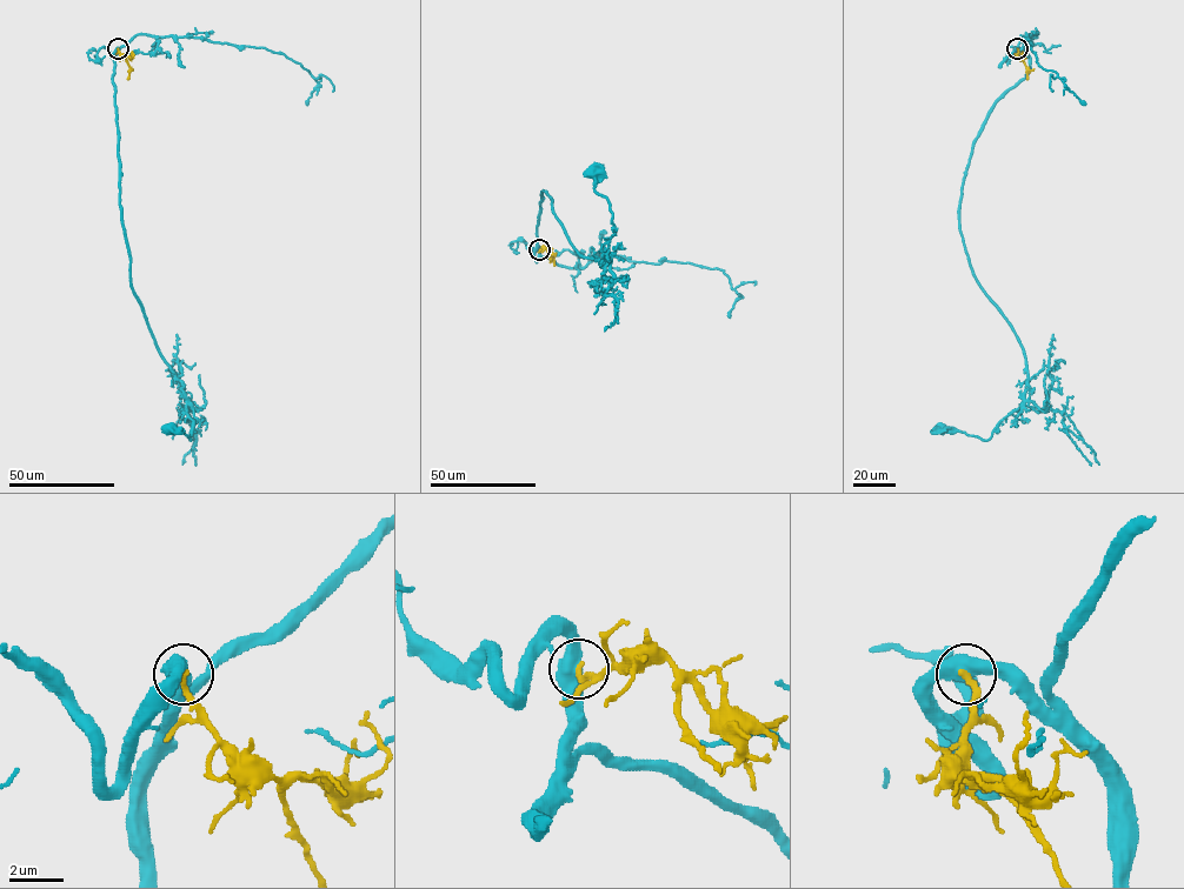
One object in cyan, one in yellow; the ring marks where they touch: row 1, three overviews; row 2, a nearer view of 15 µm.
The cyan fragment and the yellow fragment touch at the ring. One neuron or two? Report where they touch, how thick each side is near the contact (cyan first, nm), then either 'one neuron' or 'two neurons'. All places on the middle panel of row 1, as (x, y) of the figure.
at (539, 249); 600 nm thick on the cyan side, 240 nm on the other; two neurons

